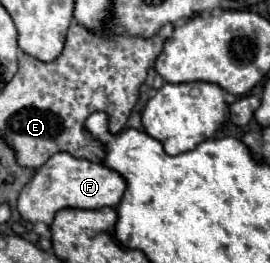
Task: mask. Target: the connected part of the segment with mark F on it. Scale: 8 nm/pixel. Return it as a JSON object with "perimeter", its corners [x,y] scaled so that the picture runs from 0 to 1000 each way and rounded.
{"perimeter":[[[207,582],[133,650],[119,688],[96,696],[89,726],[74,726],[67,802],[89,840],[111,848],[156,840],[185,856],[207,802],[237,787],[281,795],[430,787],[437,764],[452,757],[452,734],[467,734],[467,681],[444,658],[422,658],[422,643],[393,635],[385,620],[289,605],[259,582]]]}

